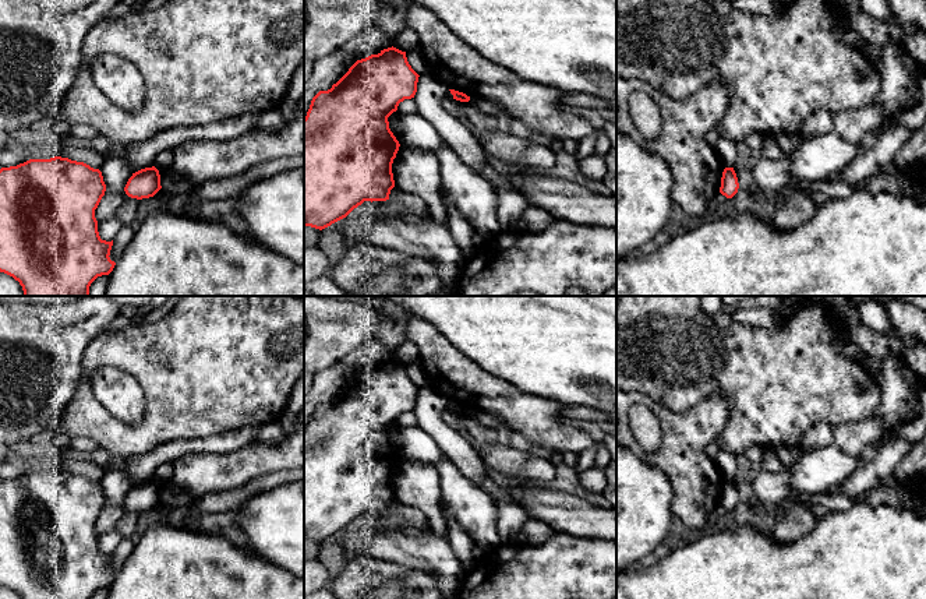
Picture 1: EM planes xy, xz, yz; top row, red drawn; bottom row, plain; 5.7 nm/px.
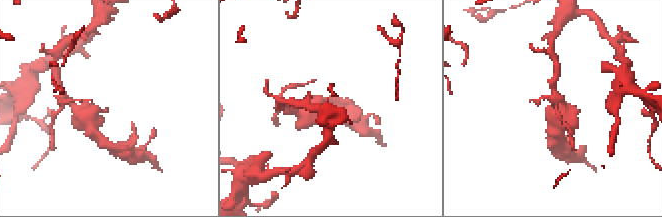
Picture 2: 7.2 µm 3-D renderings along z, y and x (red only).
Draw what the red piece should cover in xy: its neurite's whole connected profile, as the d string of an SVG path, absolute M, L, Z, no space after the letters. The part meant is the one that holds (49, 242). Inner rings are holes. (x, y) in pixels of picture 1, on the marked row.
M68 158L29 159L0 169L0 272L20 282L22 296L89 296L91 283L113 271L116 262L109 257L113 240L100 239L95 218L105 191L99 169Z

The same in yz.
M725 168L721 177L720 193L727 198L732 198L739 188L738 177L734 168Z

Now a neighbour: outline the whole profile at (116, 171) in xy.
M120 156L106 158L100 172L106 184L106 191L95 209L98 223L116 215L121 202L128 197L124 187L134 173L130 163Z

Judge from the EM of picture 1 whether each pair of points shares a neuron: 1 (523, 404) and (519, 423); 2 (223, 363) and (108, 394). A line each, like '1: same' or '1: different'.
1: same
2: different

